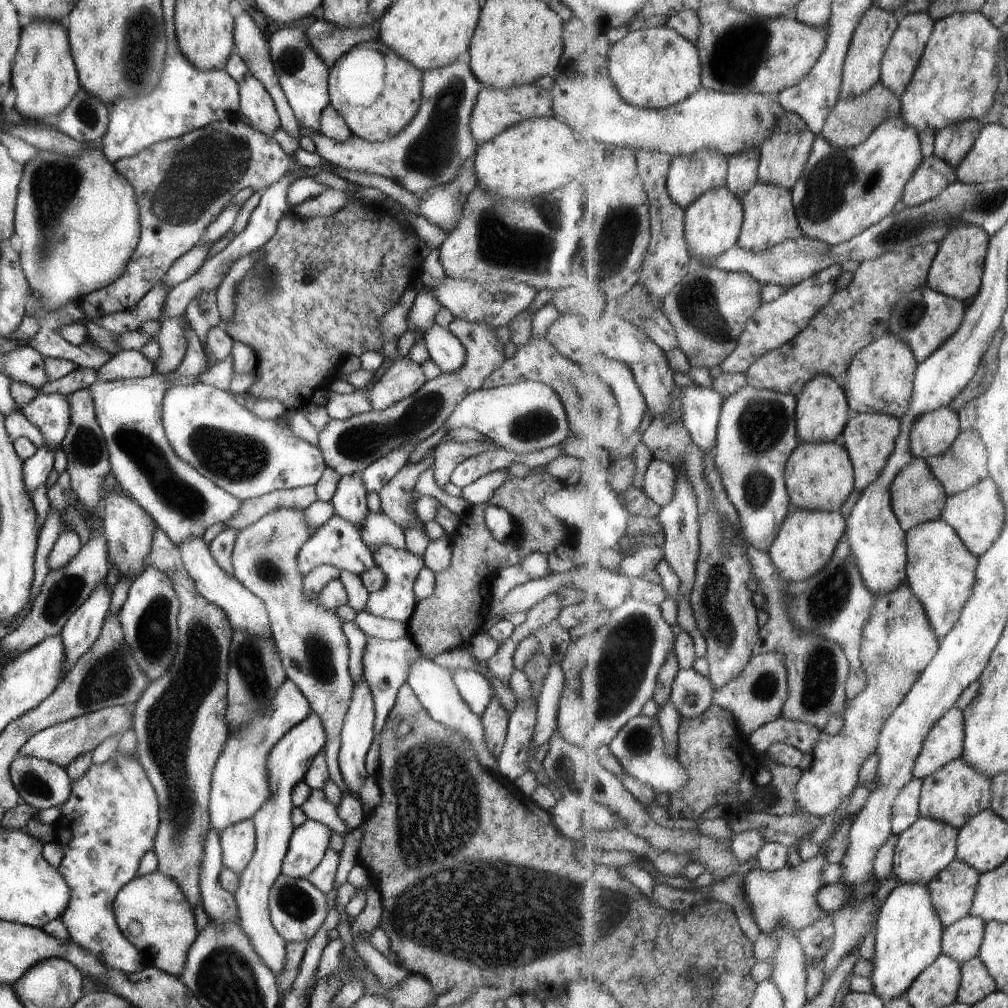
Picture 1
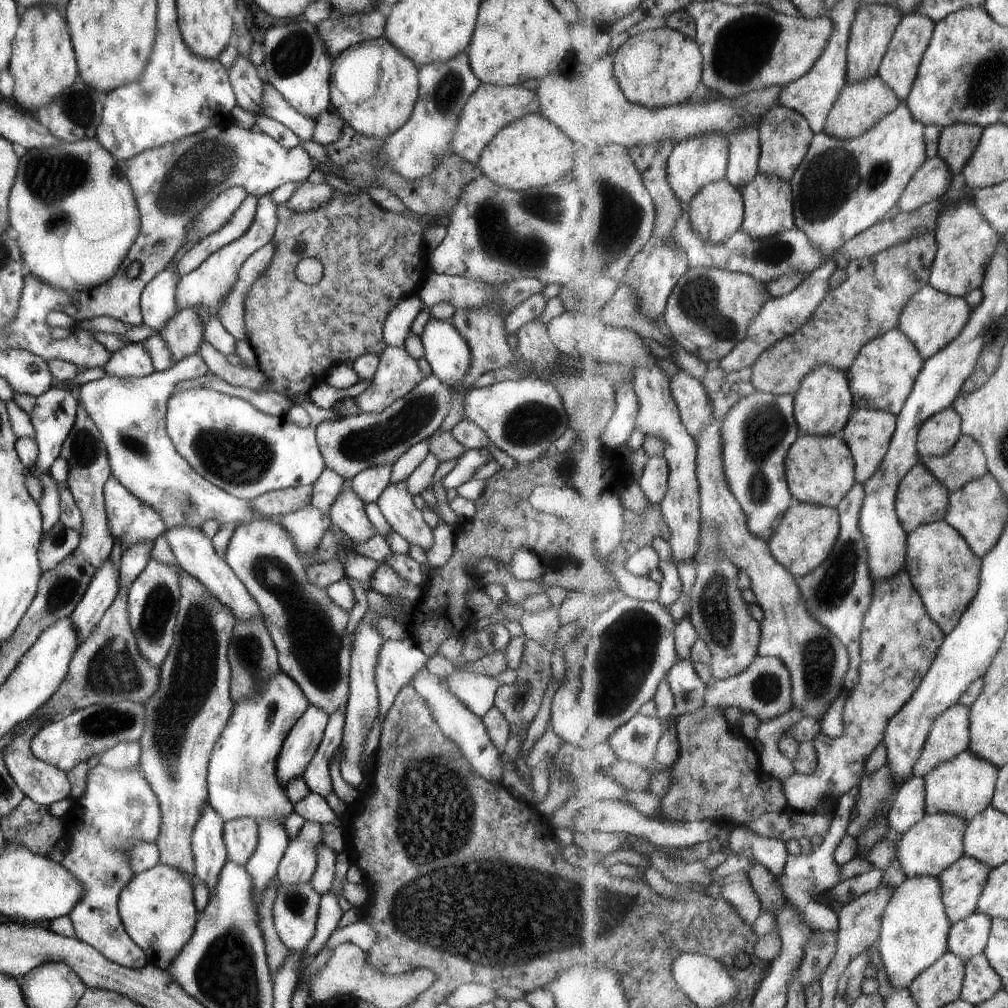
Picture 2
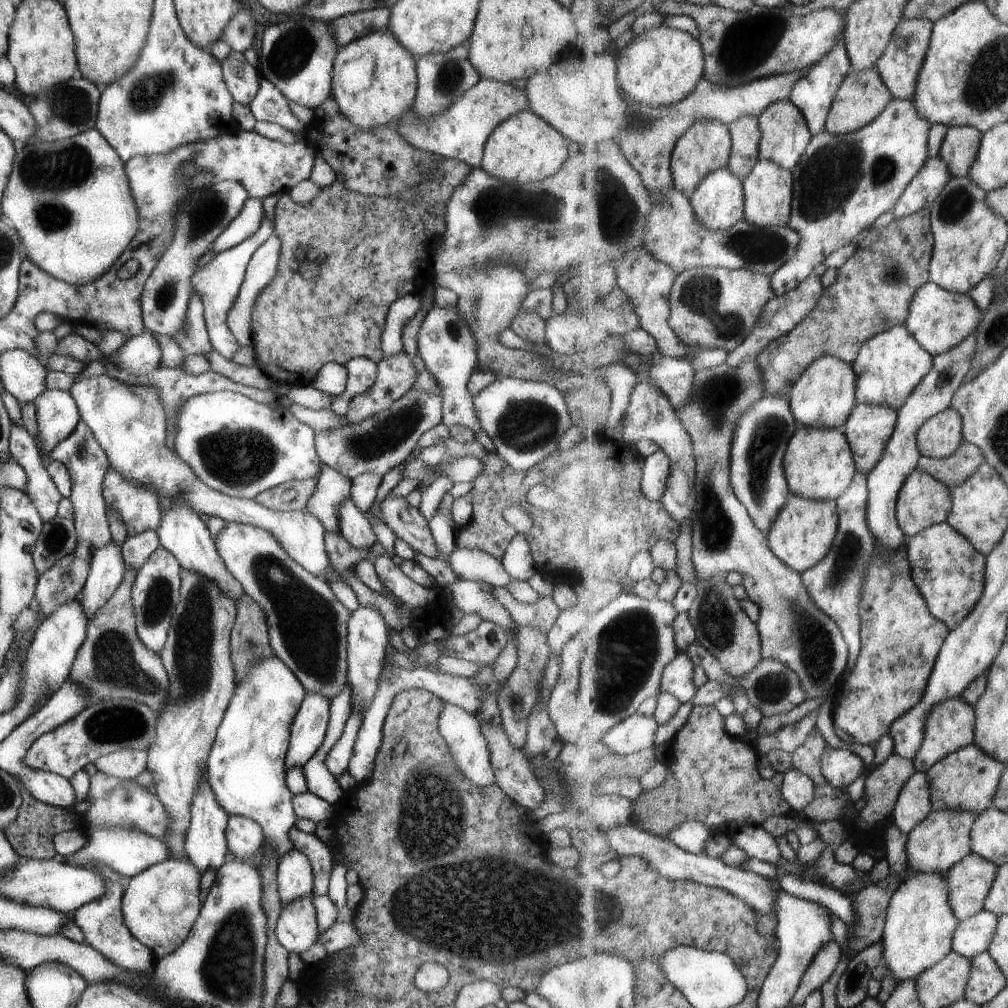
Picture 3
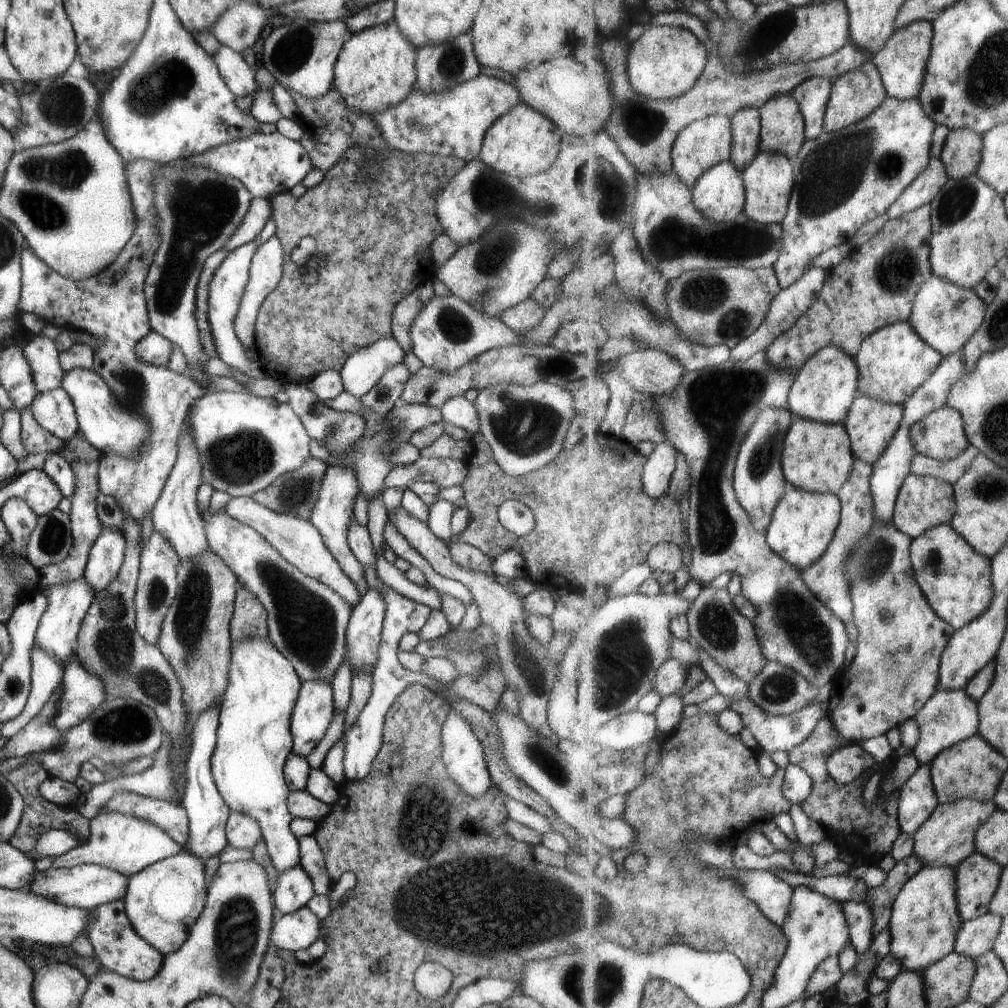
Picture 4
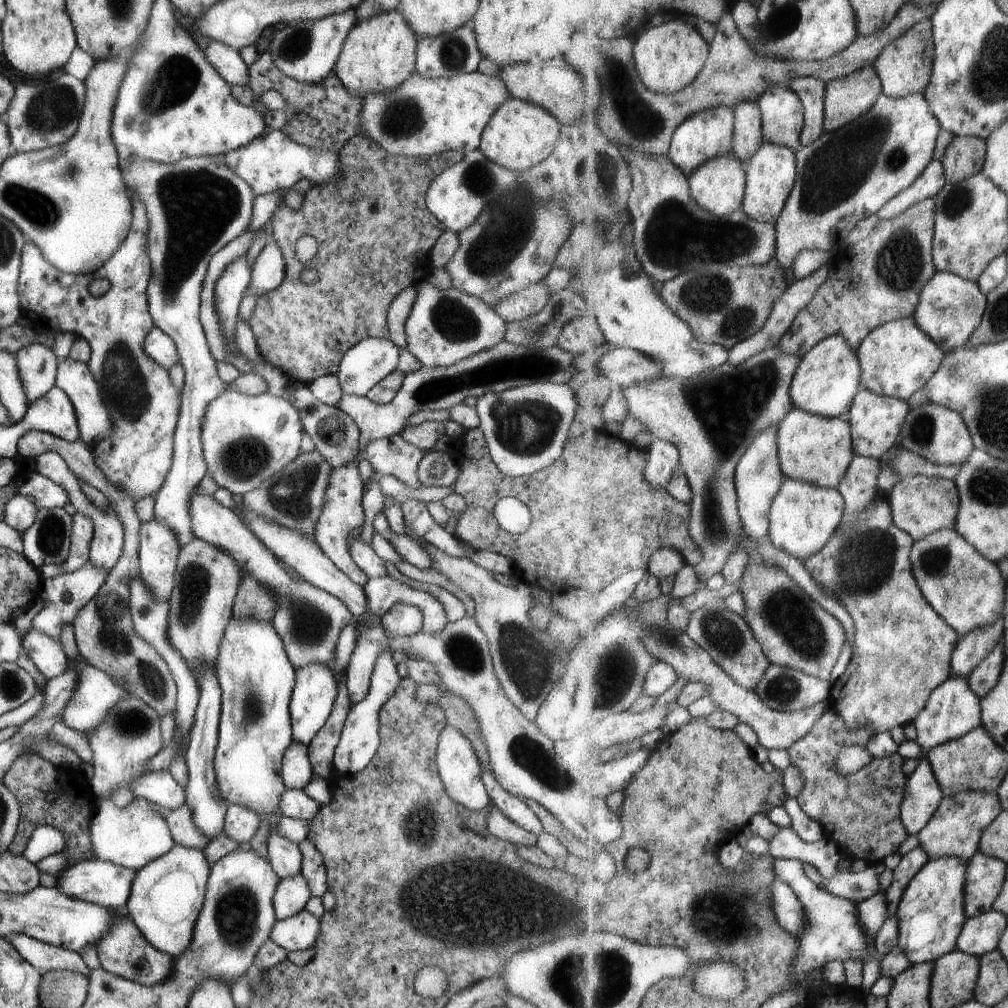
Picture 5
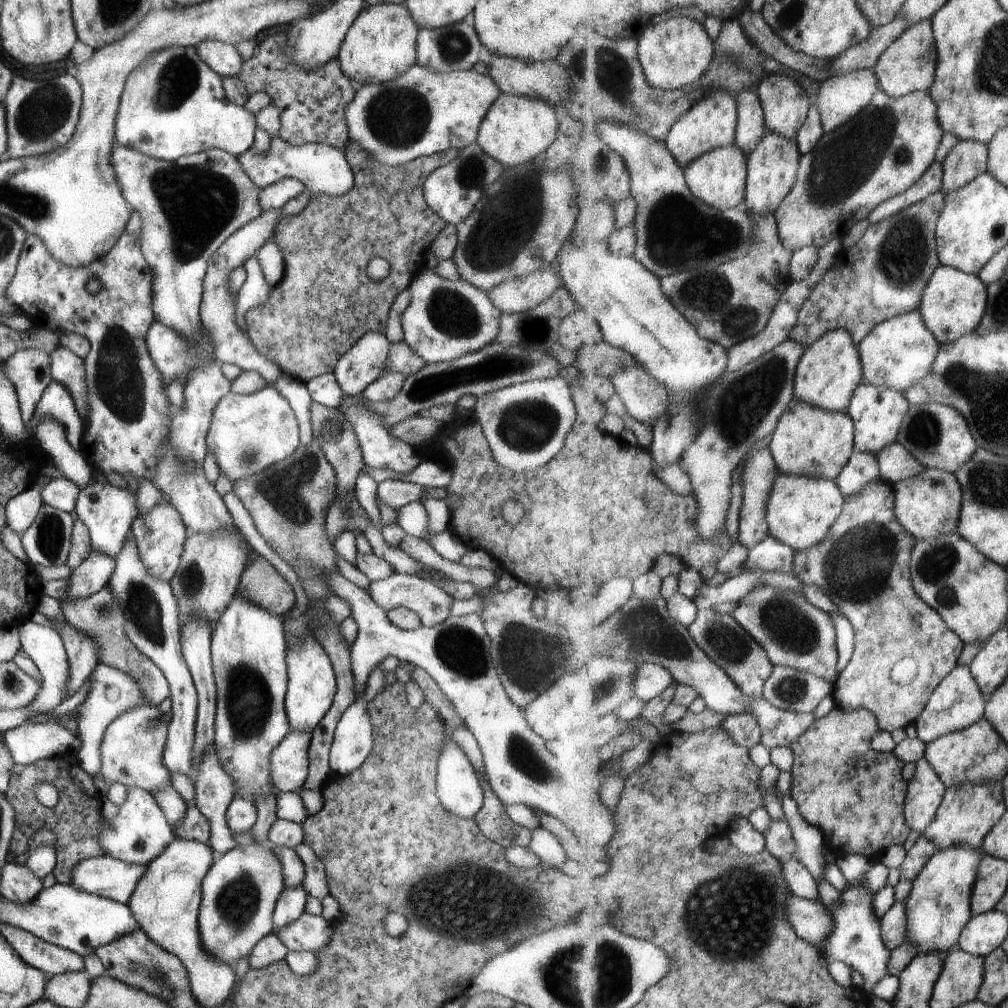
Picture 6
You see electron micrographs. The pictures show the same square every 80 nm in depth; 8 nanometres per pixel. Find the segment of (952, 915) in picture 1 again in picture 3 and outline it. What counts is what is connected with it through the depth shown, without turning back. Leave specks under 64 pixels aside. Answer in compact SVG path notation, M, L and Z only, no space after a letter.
M972 852L947 872L950 905L960 922L983 912L998 868L994 862Z

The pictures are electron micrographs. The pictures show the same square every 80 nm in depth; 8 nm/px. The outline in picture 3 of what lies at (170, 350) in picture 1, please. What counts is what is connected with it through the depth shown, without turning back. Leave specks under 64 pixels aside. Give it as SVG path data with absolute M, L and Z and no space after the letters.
M191 294L184 318L186 325L182 333L172 339L183 355L204 355L212 348L204 323L204 308L199 295Z

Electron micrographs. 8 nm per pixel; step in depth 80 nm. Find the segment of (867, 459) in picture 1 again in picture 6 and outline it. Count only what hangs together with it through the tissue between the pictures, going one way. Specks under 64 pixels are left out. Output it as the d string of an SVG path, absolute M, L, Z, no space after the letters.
M863 382L855 391L847 413L854 419L854 448L877 456L887 446L898 441L903 418L910 412L911 404L903 393L892 389L880 389Z

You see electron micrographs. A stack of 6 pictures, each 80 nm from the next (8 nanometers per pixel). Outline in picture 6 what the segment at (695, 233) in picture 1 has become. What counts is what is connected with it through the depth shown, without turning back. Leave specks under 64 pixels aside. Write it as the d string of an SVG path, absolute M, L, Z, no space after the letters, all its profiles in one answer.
M736 144L704 154L697 161L692 162L684 170L684 174L691 192L709 206L723 212L742 208L748 183L748 157Z

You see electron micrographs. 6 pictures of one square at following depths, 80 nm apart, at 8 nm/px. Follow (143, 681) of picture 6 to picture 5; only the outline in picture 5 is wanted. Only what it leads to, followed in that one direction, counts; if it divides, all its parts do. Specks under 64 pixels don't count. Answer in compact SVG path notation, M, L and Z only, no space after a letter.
M35 429L23 431L16 442L17 454L24 458L35 458L45 451L59 454L61 461L75 474L77 479L99 489L116 512L124 532L121 556L109 569L105 580L97 589L95 596L84 607L81 607L72 622L72 632L76 649L82 660L97 670L108 674L129 694L143 700L158 716L174 714L176 709L176 684L172 674L156 650L142 641L134 633L128 605L128 581L132 575L138 574L138 550L140 545L140 520L134 511L134 500L126 493L114 487L95 466L90 448L80 439L66 441L52 434Z

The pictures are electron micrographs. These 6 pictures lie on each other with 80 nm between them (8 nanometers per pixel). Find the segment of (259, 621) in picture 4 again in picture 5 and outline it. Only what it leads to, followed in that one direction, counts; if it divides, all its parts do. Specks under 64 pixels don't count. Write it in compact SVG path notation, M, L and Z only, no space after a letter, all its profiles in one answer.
M249 575L242 577L232 606L235 619L270 621L275 607L274 597L266 587Z

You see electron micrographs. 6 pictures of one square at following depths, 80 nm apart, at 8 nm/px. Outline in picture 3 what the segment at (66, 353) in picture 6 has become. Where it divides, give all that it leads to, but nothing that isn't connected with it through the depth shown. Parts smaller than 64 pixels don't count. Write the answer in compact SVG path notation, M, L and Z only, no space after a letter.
M105 374L76 379L68 391L75 401L79 420L88 426L96 443L104 450L108 466L133 486L152 487L157 492L160 512L176 497L183 497L182 502L198 515L214 515L227 523L245 523L266 530L289 557L313 576L329 583L345 581L330 566L324 547L326 530L310 512L272 511L253 499L230 497L198 480L191 467L165 446L166 422L159 391L147 385L129 386Z

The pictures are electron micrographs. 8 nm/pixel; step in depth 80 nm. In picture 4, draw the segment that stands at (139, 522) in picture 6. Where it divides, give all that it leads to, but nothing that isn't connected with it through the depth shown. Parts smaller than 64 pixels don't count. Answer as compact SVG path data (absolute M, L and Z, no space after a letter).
M152 528L146 543L141 547L138 559L138 577L133 599L135 630L145 642L156 646L162 629L162 620L178 589L176 570L180 558L158 531Z

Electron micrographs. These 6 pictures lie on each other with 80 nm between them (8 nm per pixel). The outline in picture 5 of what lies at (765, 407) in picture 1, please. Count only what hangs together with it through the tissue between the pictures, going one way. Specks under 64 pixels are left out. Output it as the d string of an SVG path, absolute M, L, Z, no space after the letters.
M778 424L771 425L753 441L736 470L738 507L744 522L744 531L752 538L764 541L770 529L769 511L775 497L781 492L786 475L780 466L778 455Z

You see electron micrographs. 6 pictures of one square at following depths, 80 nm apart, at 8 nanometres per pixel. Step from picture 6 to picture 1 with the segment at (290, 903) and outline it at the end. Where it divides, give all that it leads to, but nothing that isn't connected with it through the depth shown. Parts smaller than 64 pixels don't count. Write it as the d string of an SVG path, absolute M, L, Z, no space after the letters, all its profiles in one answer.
M307 819L293 829L280 866L280 873L291 878L306 876L321 862L332 831L323 823Z

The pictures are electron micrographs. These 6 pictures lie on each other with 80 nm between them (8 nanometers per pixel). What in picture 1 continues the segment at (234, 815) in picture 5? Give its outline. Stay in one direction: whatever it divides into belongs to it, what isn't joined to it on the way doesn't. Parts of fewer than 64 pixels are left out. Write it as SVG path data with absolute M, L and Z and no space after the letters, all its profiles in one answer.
M252 817L224 828L219 842L222 866L240 875L255 850L256 832Z

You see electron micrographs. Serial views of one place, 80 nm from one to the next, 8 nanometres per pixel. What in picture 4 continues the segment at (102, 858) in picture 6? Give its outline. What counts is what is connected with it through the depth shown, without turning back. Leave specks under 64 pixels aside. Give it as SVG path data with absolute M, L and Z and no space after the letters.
M93 863L72 867L49 867L44 872L35 870L32 879L28 882L28 888L23 890L51 899L56 903L60 902L66 907L90 909L104 902L123 899L128 878L124 874Z

